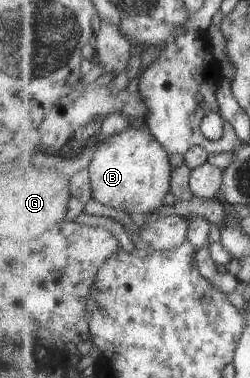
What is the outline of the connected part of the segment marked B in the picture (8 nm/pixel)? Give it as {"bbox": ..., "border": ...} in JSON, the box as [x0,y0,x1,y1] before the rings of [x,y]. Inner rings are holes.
{"bbox":[89,125,173,217],"border":[[[148,125],[145,128],[130,127],[124,131],[121,127],[111,137],[104,137],[89,167],[93,199],[134,217],[150,214],[164,205],[173,177],[167,149],[154,137]]]}

